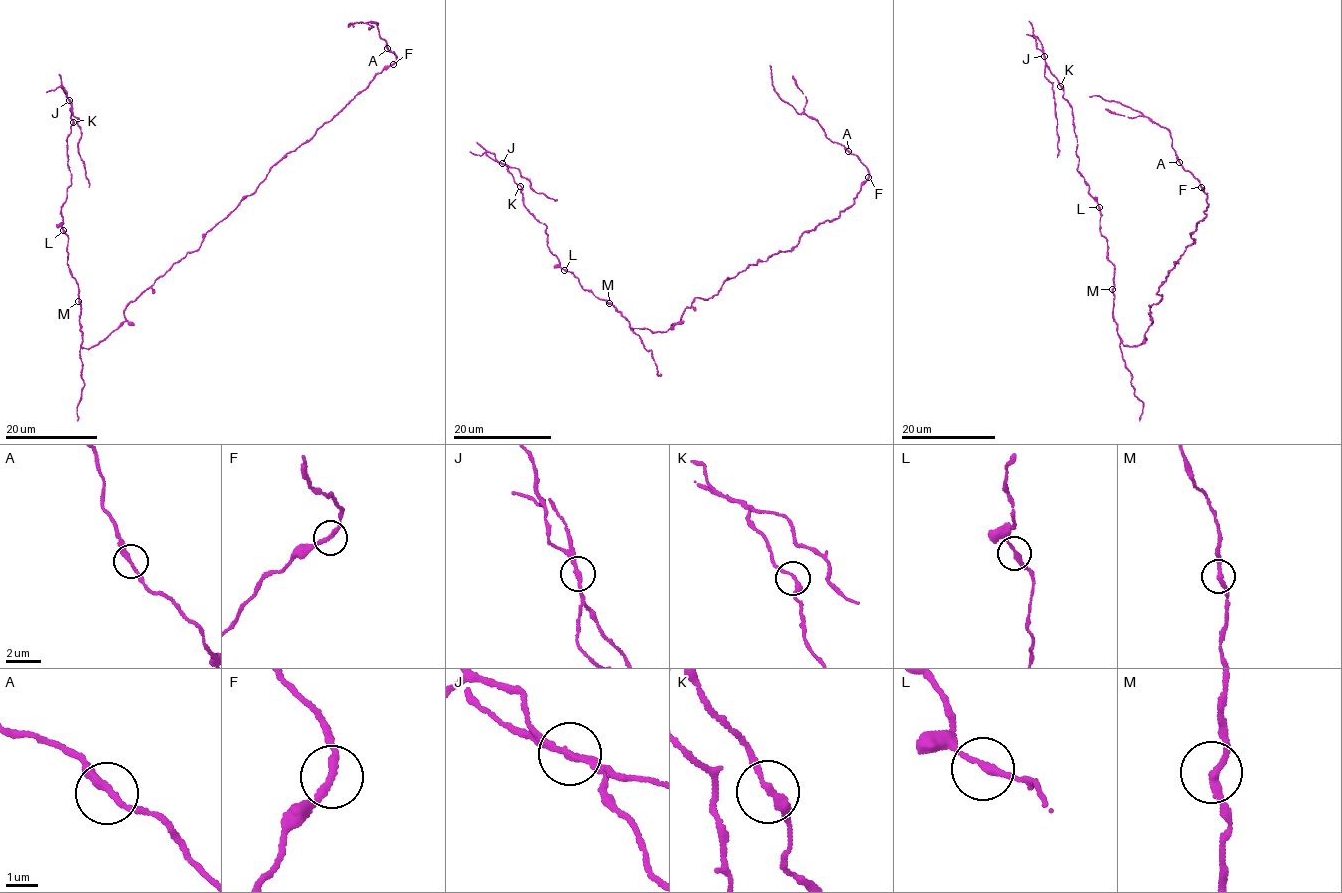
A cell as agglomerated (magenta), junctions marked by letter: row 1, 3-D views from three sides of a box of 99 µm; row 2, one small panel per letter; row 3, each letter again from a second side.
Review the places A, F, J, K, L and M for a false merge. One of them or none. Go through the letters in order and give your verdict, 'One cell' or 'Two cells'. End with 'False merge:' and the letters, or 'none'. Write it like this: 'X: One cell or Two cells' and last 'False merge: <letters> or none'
A: One cell
F: One cell
J: Two cells
K: One cell
L: One cell
M: One cell
False merge: J

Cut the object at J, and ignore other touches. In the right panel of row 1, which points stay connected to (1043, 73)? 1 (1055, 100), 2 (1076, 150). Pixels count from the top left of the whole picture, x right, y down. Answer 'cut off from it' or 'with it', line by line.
1: with it
2: cut off from it

